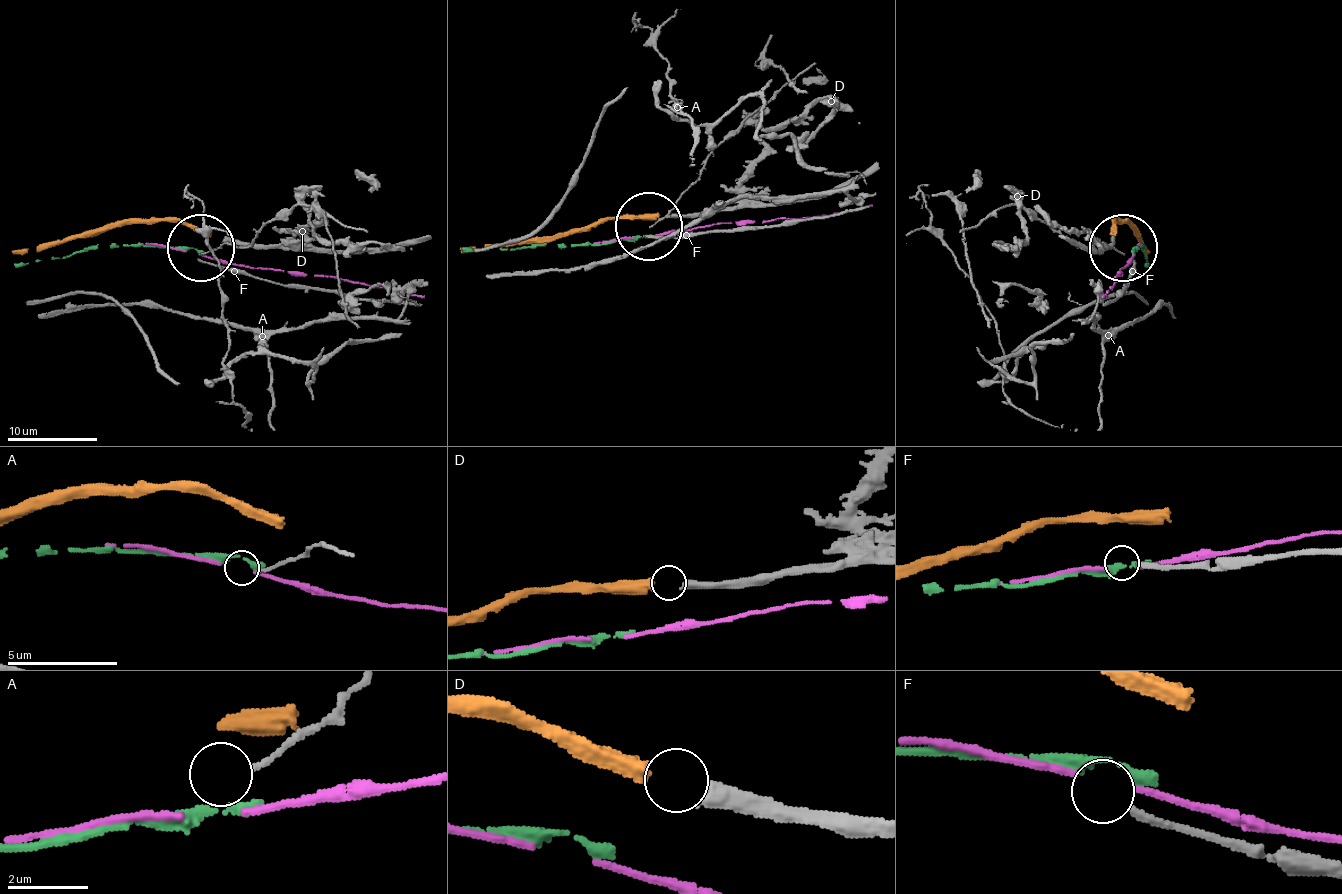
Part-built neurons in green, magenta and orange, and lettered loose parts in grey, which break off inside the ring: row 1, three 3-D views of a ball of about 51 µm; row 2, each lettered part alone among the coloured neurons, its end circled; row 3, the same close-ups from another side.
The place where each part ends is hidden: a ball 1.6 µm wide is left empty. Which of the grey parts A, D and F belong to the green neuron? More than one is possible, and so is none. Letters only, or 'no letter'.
no letter

